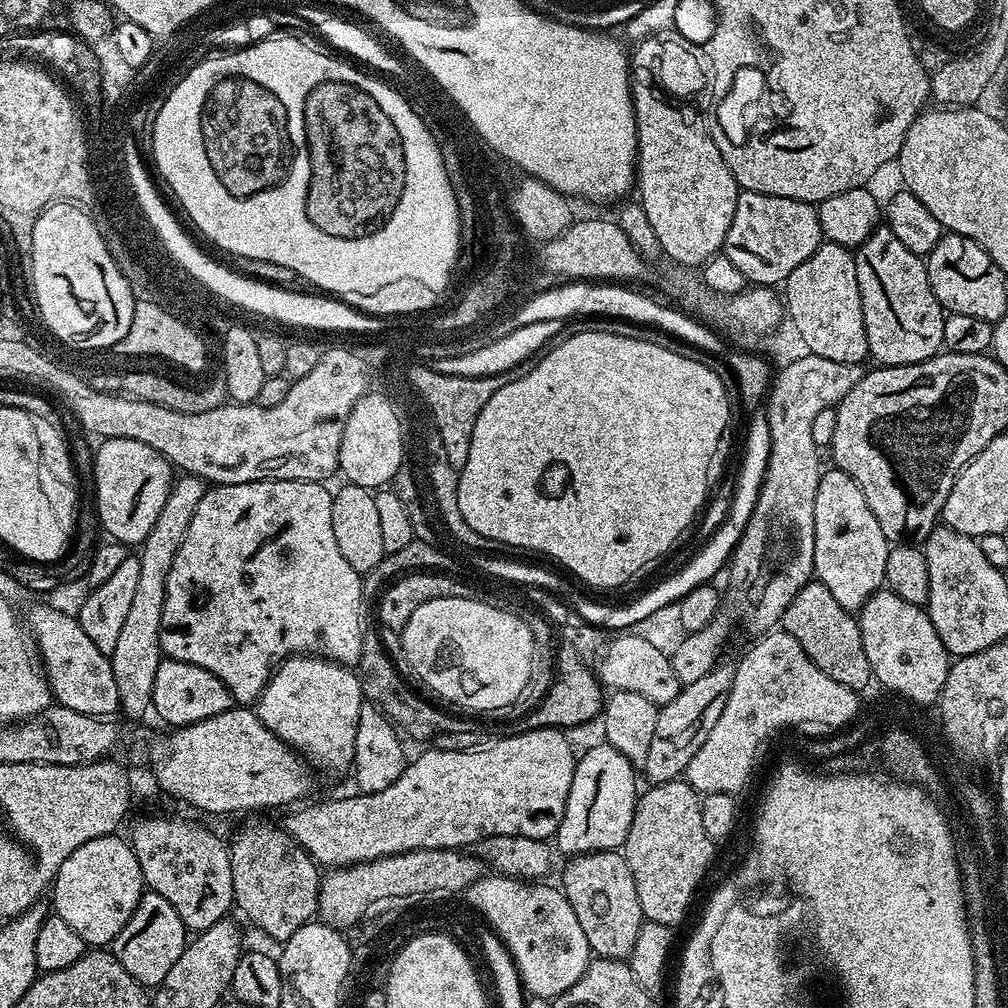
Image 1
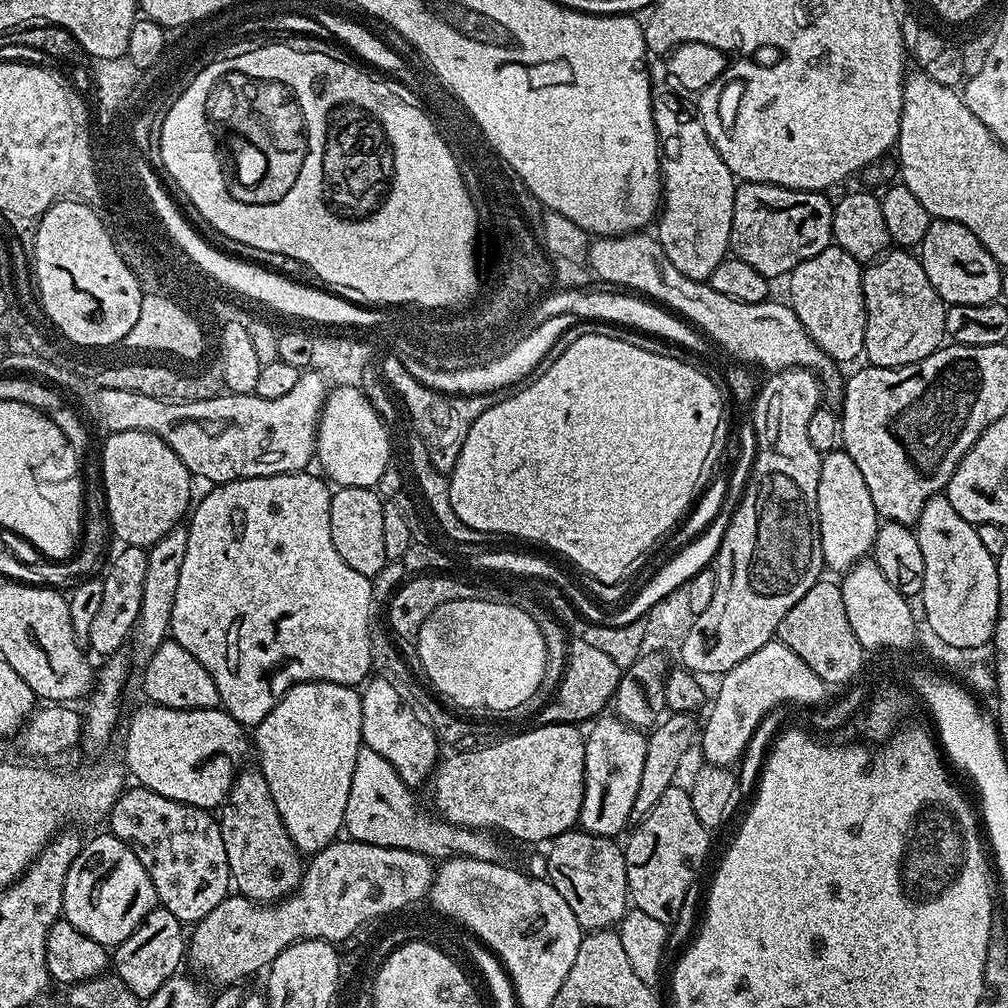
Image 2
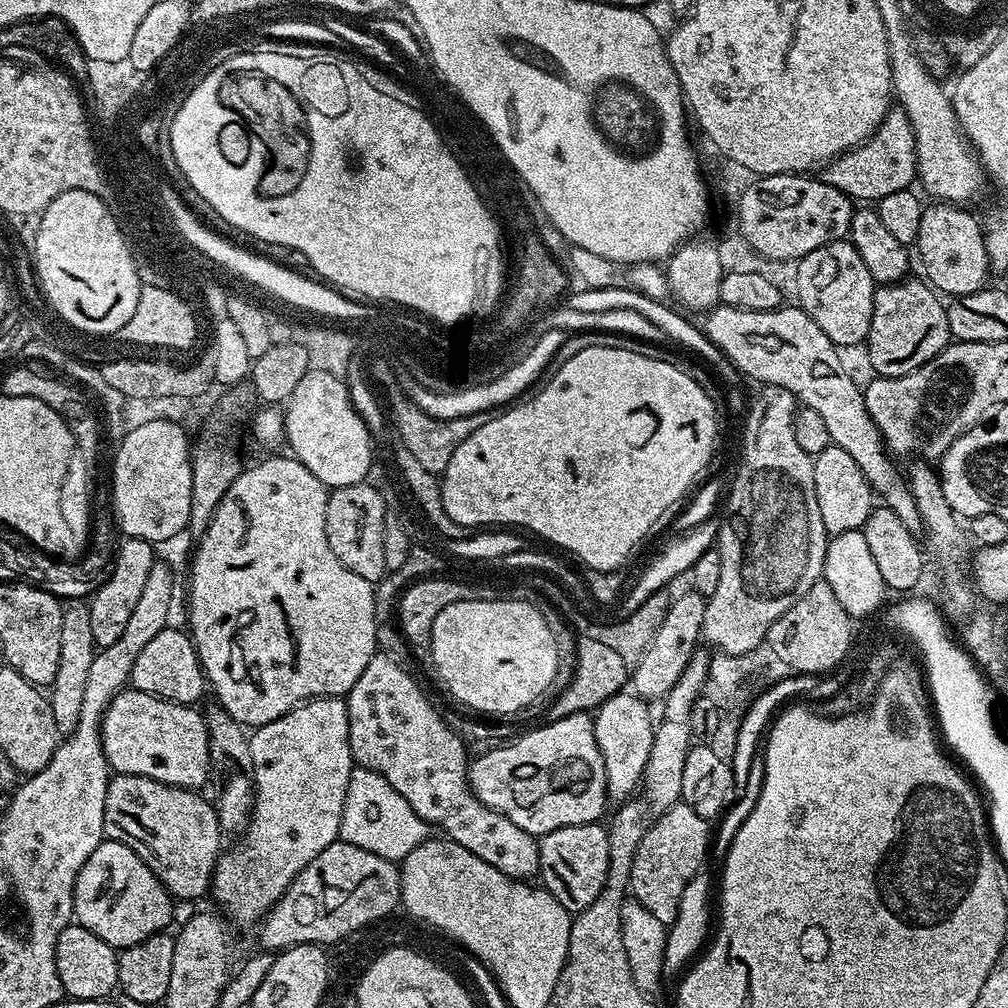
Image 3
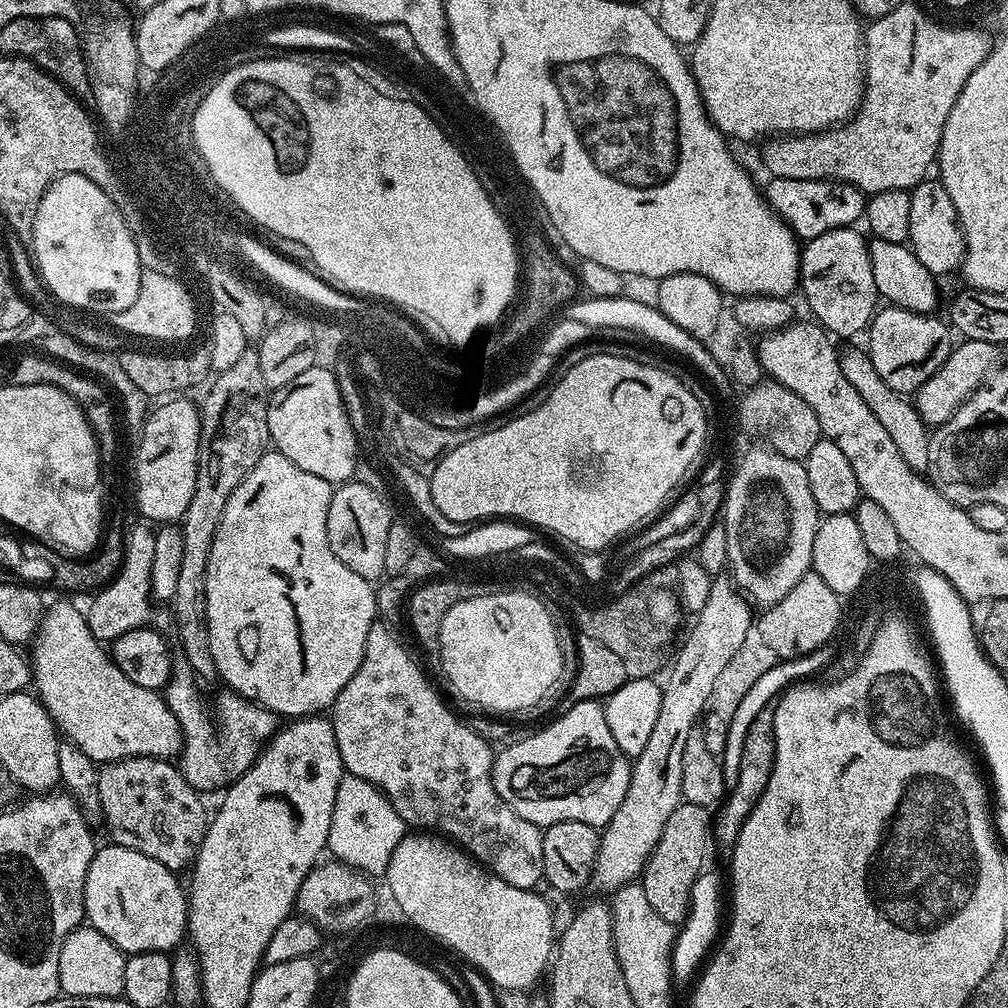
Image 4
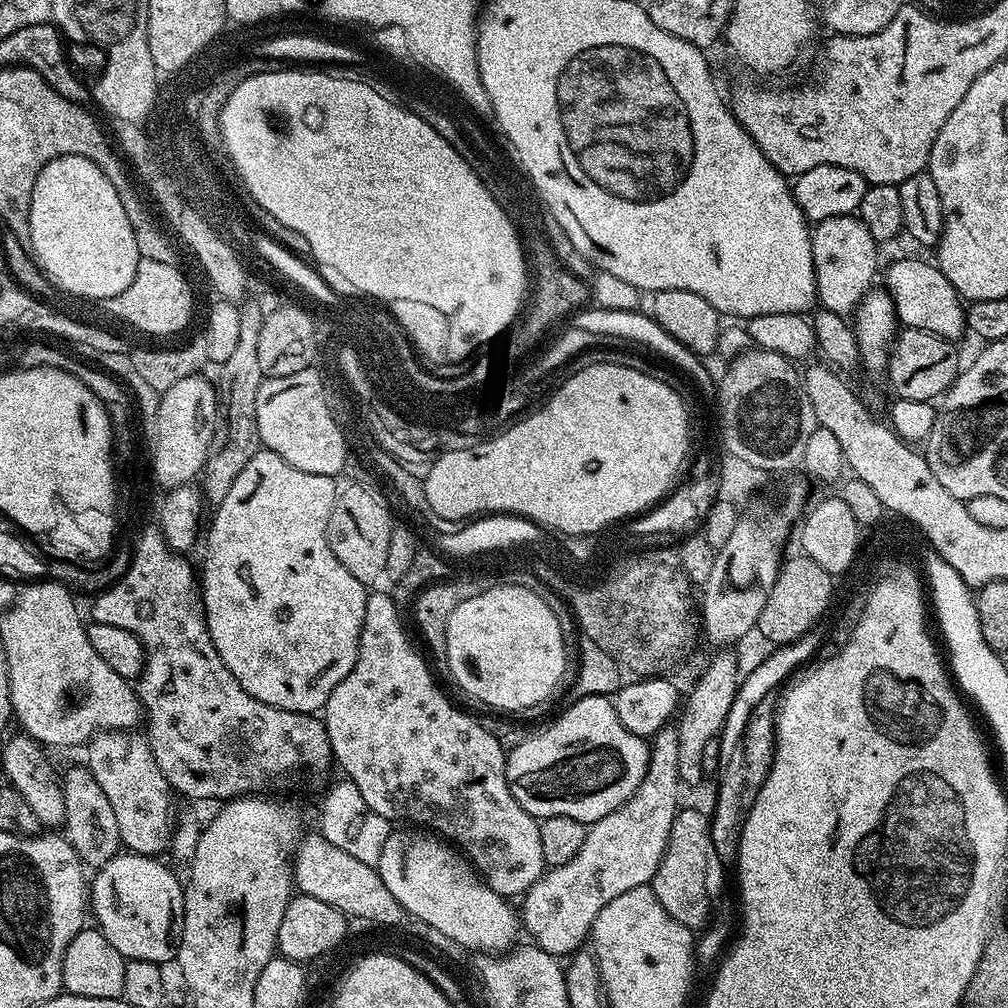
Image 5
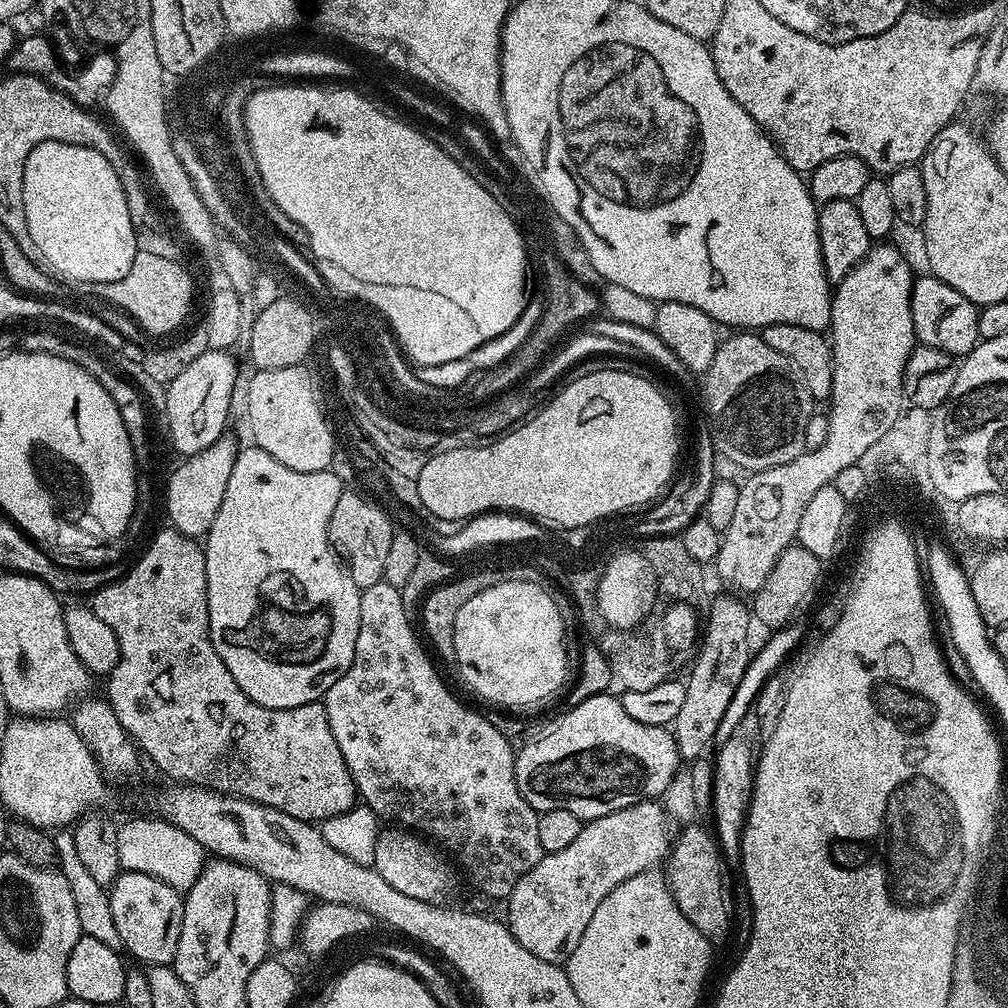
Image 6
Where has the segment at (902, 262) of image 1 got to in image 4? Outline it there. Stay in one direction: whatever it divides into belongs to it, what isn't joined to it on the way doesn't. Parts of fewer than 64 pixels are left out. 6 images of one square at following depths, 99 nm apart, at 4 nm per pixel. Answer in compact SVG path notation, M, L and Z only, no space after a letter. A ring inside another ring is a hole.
M895 306L881 307L873 316L866 329L866 351L874 362L874 370L878 370L882 382L886 382L890 390L901 394L915 393L926 382L926 378L930 378L934 370L938 370L938 366L950 358L954 347L954 332L938 317L936 314L911 312Z

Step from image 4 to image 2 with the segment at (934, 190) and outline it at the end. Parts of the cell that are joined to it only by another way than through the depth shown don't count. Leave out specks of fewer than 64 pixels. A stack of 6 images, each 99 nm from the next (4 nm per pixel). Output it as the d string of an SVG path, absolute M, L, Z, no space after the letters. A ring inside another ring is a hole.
M933 219L926 230L926 238L922 238L918 245L918 259L922 270L926 270L926 278L930 278L930 286L934 286L945 305L982 306L1000 300L1001 265L986 251L982 242L978 242L978 238L966 230L966 226Z

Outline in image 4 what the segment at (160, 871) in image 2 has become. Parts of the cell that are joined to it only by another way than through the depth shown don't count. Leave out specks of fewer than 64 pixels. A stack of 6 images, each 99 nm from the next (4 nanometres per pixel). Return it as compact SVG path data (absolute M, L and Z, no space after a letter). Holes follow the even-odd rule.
M131 756L125 760L110 760L99 769L98 798L103 823L108 823L108 832L115 843L126 846L130 850L138 850L146 854L146 858L154 858L154 862L162 862L162 866L173 870L187 869L195 861L198 850L202 846L202 838L208 829L209 813L204 813L201 793L196 791L190 782L181 774L179 767L168 760L160 760L156 756Z

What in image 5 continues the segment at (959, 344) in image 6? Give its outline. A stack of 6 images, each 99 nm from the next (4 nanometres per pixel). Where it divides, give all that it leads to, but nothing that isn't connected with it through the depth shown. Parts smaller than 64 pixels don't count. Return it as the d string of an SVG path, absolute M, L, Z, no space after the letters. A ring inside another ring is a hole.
M896 260L888 268L888 284L886 290L891 293L892 301L896 307L896 319L903 327L914 330L926 330L935 336L941 336L944 340L959 341L960 335L965 335L968 327L965 301L950 286L946 274L935 263L927 264L924 260Z

